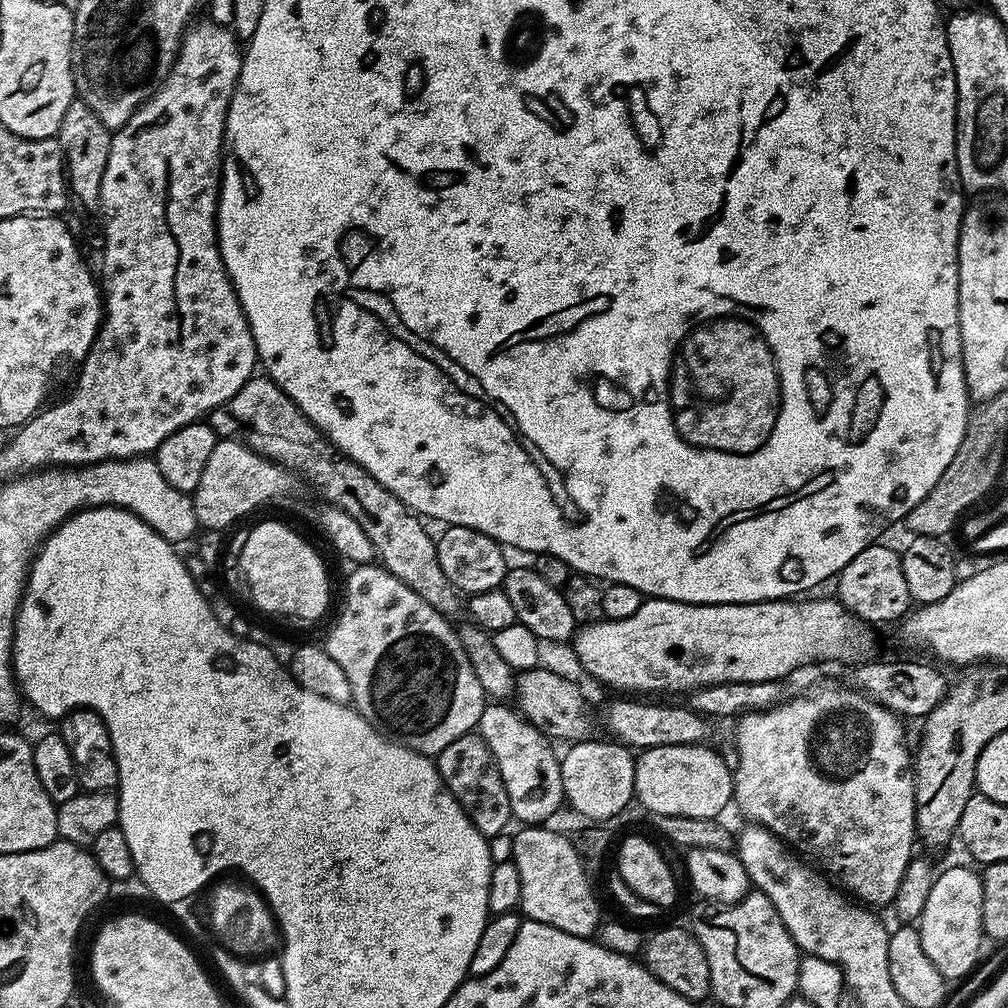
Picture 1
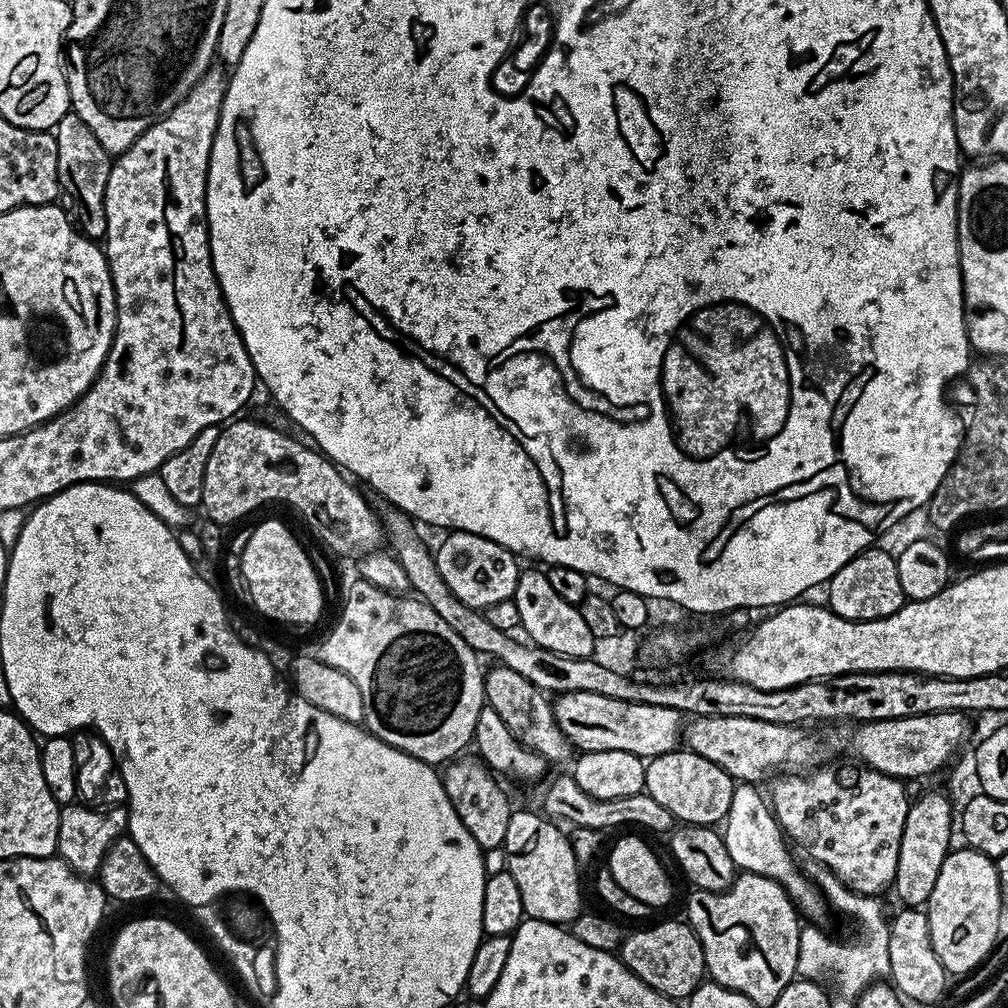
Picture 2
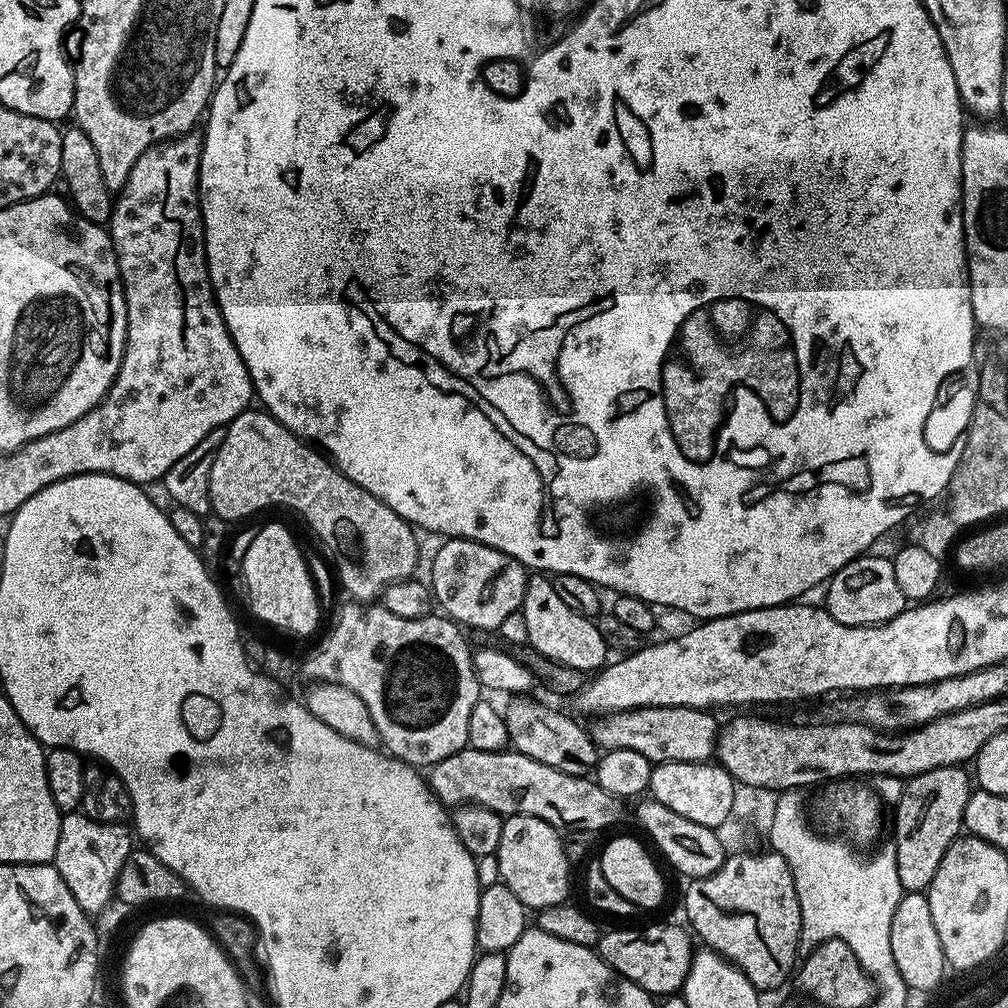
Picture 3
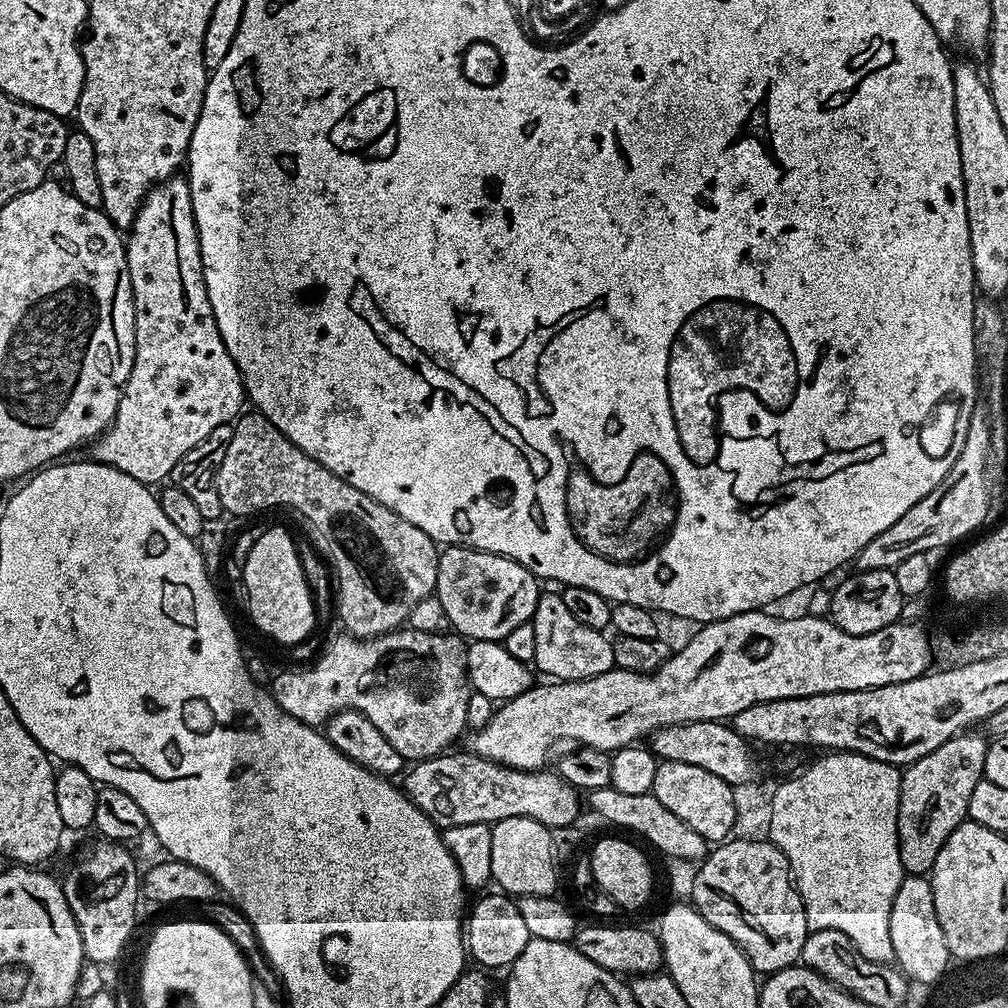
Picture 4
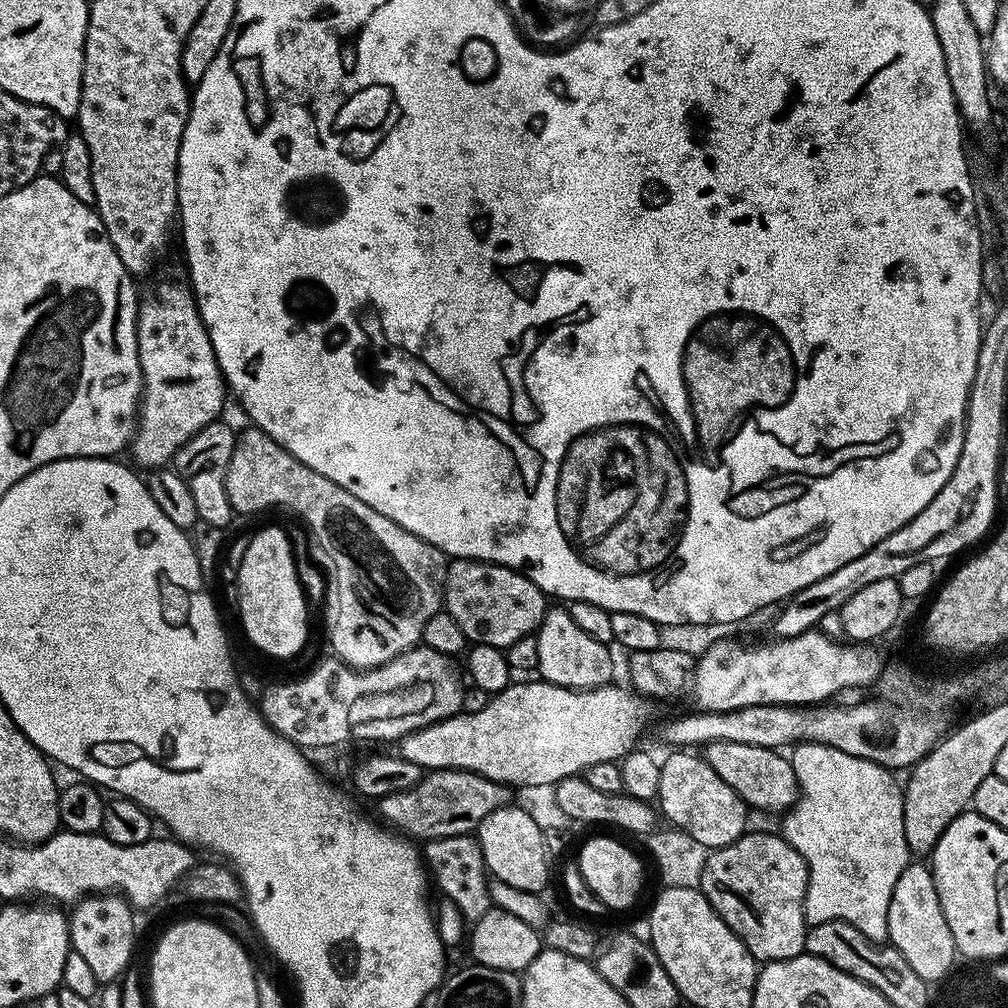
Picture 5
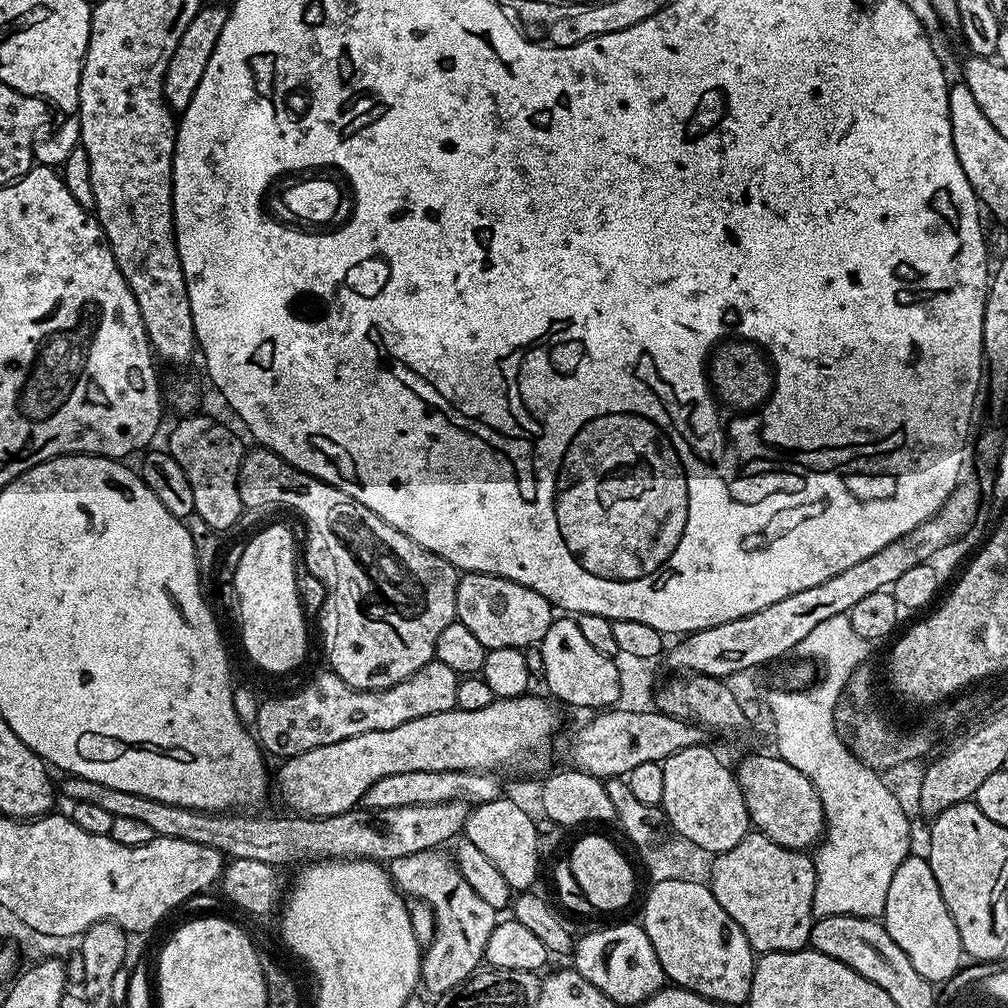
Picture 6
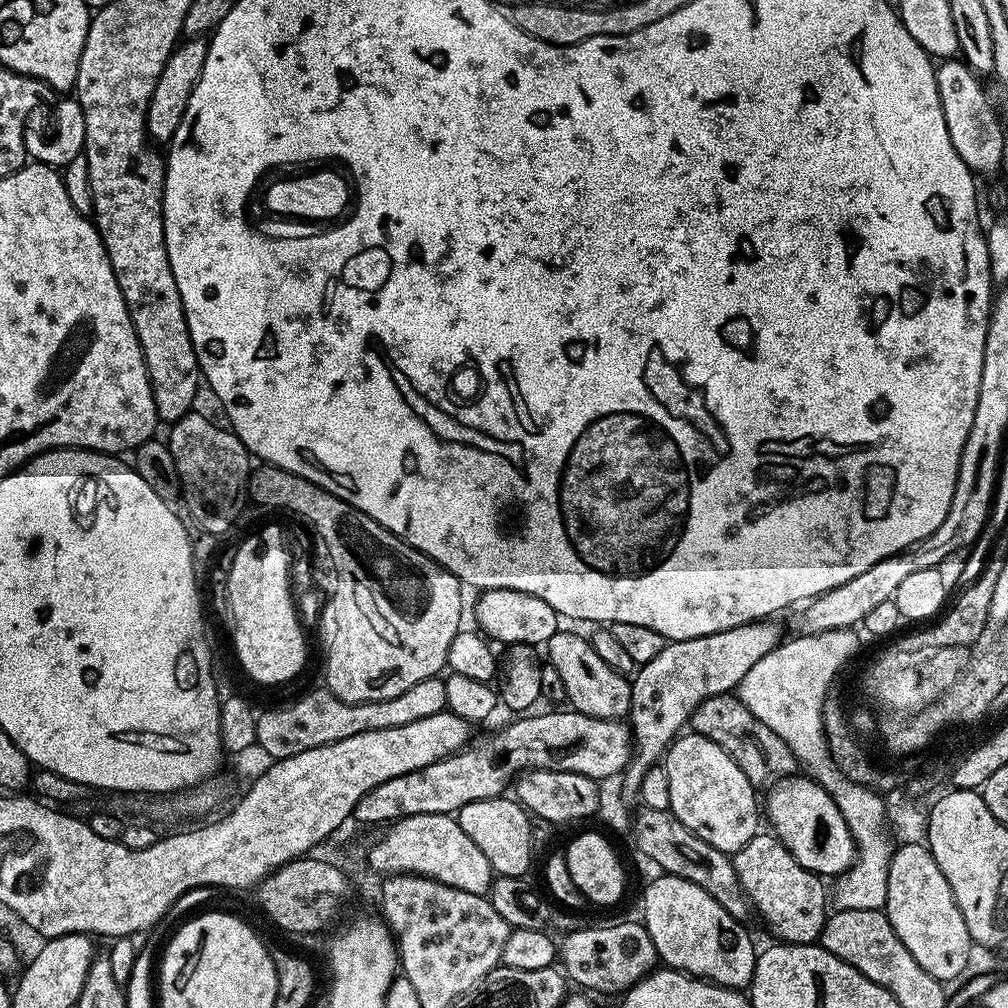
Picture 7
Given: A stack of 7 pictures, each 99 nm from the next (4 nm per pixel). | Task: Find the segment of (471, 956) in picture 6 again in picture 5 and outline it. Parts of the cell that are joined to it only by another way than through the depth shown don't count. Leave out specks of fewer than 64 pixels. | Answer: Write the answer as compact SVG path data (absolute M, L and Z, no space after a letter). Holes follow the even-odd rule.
M475 835L447 836L429 840L423 845L422 855L431 879L440 887L440 892L465 916L469 922L475 922L493 907L492 895L488 889L490 873L484 867L482 846Z

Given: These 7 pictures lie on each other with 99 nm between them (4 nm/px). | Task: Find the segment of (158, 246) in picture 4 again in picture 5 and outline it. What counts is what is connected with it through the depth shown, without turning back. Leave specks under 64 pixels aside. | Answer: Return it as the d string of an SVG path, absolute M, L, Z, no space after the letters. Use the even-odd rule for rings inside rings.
M187 283L160 284L152 301L139 305L136 337L144 391L130 453L138 463L145 464L145 469L155 470L167 465L176 451L198 434L198 430L221 419L226 385L210 334Z

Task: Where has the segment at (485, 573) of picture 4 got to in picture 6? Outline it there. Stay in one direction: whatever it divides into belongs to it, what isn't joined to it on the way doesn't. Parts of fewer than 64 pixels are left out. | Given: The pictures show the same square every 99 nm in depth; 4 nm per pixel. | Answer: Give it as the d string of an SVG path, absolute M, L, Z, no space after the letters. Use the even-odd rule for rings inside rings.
M468 572L460 576L455 592L455 610L457 621L473 631L474 638L478 639L486 650L525 650L539 645L554 619L554 606L546 598L542 598L542 594L518 582L481 572Z

